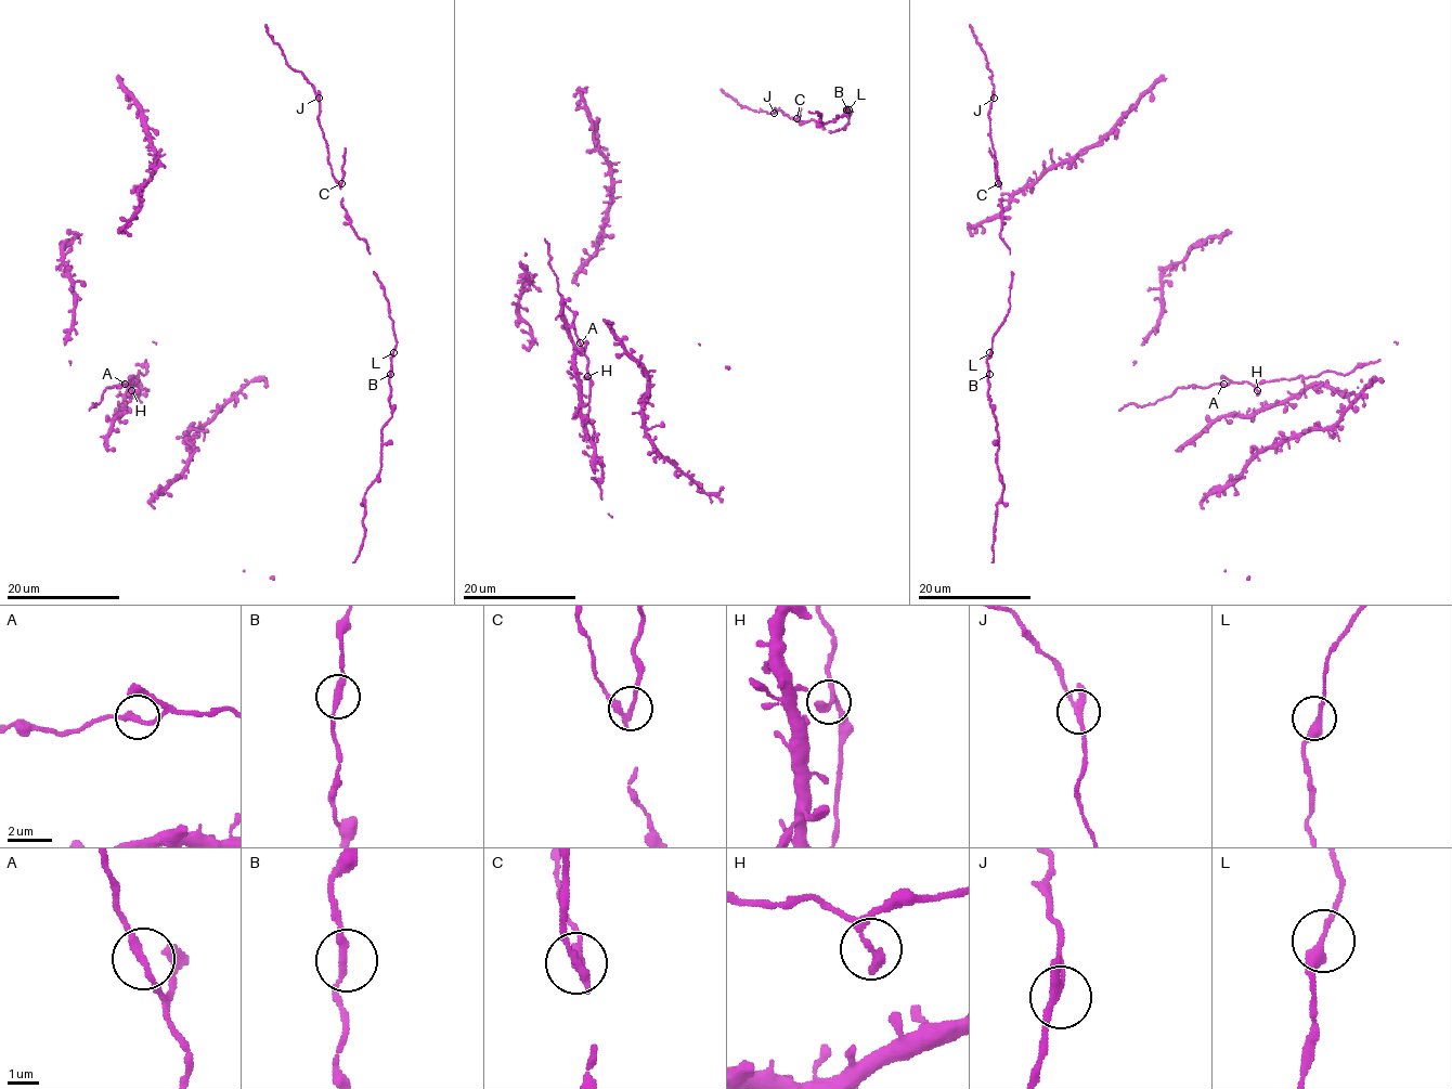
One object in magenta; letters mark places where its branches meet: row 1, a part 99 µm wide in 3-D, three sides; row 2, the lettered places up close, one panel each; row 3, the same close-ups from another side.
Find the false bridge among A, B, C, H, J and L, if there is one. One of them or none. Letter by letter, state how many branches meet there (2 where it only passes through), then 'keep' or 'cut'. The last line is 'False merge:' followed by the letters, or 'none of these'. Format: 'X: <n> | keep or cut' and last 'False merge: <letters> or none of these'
A: 2 | keep
B: 2 | keep
C: 2 | cut
H: 2 | keep
J: 2 | keep
L: 2 | keep
False merge: C

